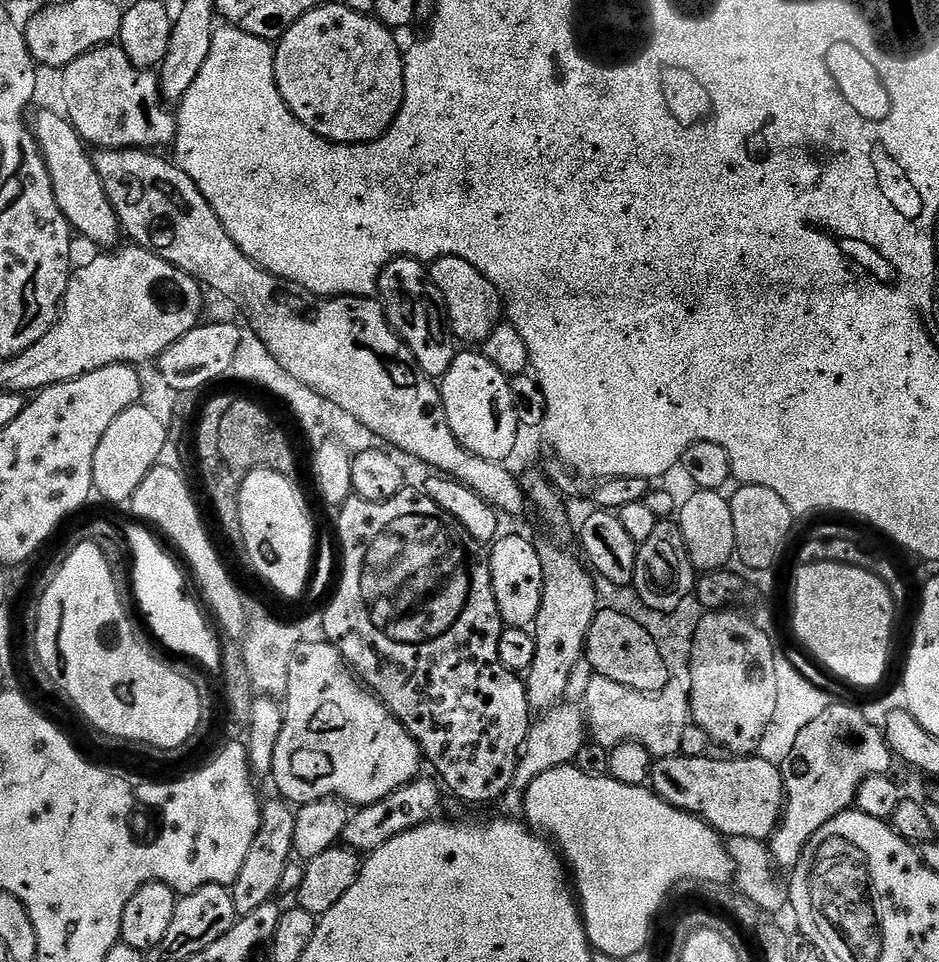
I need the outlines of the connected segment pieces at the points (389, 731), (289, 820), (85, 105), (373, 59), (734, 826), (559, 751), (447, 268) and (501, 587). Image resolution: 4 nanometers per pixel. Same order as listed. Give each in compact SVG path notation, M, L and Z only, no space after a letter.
M301 642L294 652L294 656L290 661L289 686L286 693L286 701L283 705L284 725L282 726L282 734L278 734L278 746L274 749L274 766L272 767L271 779L276 780L276 788L281 797L289 805L299 806L301 804L309 804L310 802L318 802L319 800L330 800L339 798L349 806L363 806L373 804L382 798L386 798L390 794L394 794L394 790L398 790L402 786L411 784L413 780L421 775L420 764L422 765L422 753L418 742L407 732L406 729L396 720L396 717L388 711L388 707L380 701L380 697L373 694L357 677L351 668L342 658L342 654L336 647L327 642L321 644L308 644Z
M275 798L260 809L260 829L254 834L254 843L246 854L246 862L242 862L242 870L238 870L238 878L230 886L234 898L234 910L237 917L254 914L258 906L273 903L276 891L288 872L288 859L294 856L294 822L296 813L283 799Z
M101 46L62 69L63 111L89 145L102 148L164 150L176 139L176 117L163 96L155 71L135 68L118 46Z
M326 2L322 7L310 10L310 14L298 18L298 22L294 22L294 26L290 26L290 30L286 30L286 34L280 37L274 48L276 85L286 106L306 127L314 130L314 134L327 140L333 140L336 144L369 144L372 140L380 139L382 133L394 122L404 101L404 52L402 47L400 48L399 42L392 36L395 36L393 29L381 24L375 15L355 12L342 2L336 2L336 4Z
M712 754L703 756L672 756L653 759L651 761L650 787L656 793L659 799L665 800L670 806L681 808L683 812L688 812L692 816L699 816L705 820L721 837L731 838L741 836L742 838L754 838L755 840L767 841L771 837L772 831L780 825L780 817L784 814L784 773L777 765L766 762L758 754L749 754L747 756L732 756L724 758L728 760L715 760Z
M567 704L553 705L545 711L533 723L528 731L528 738L524 749L521 751L520 760L516 766L514 778L511 786L501 797L500 806L510 810L509 815L514 818L523 817L524 814L524 792L529 788L530 782L540 777L546 770L560 768L564 764L573 763L579 751L586 744L588 734L587 724L583 711L576 705L566 706Z
M443 256L431 261L430 275L432 284L438 286L442 294L444 306L448 309L448 323L457 341L464 346L483 345L505 315L504 302L495 286L474 266L470 266L470 262L457 256Z
M501 535L491 545L488 565L492 575L494 598L498 602L498 610L505 625L510 628L528 628L535 625L536 615L542 602L542 558L540 557L539 547L535 543L532 545L524 536Z

